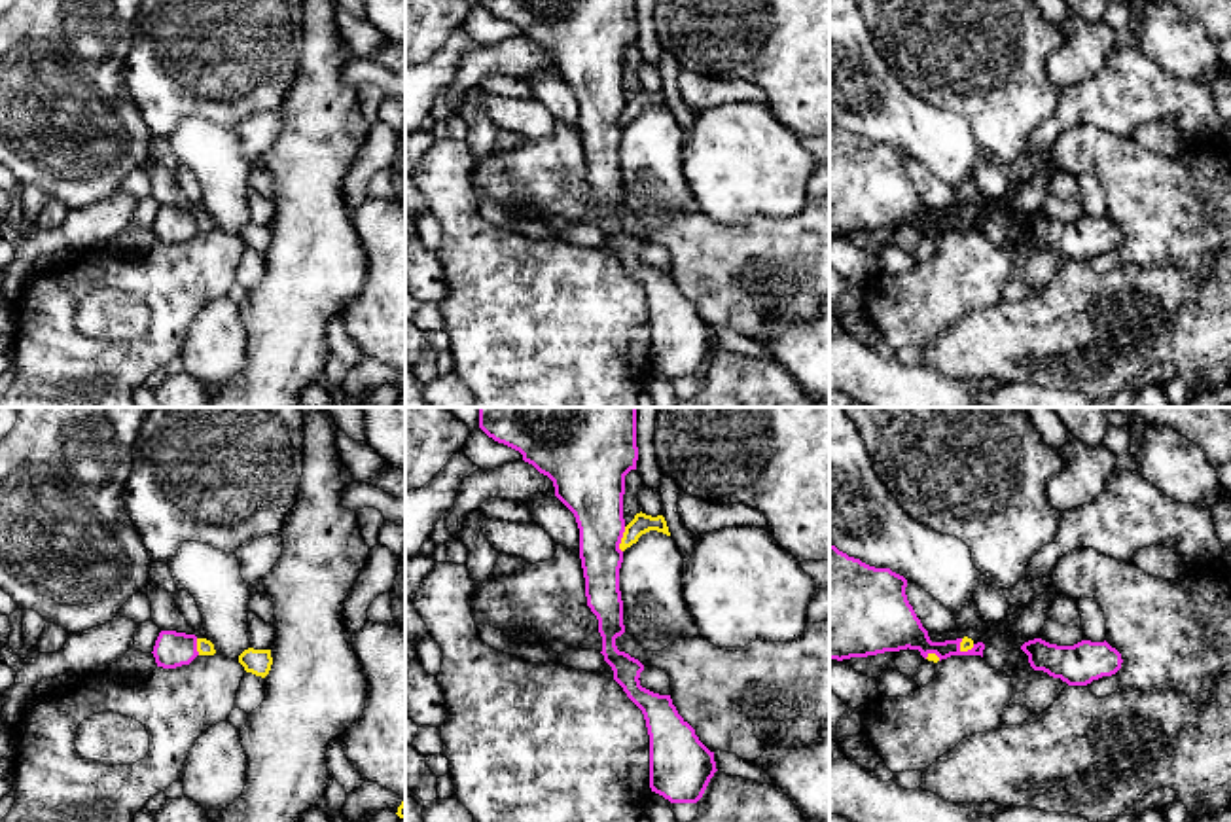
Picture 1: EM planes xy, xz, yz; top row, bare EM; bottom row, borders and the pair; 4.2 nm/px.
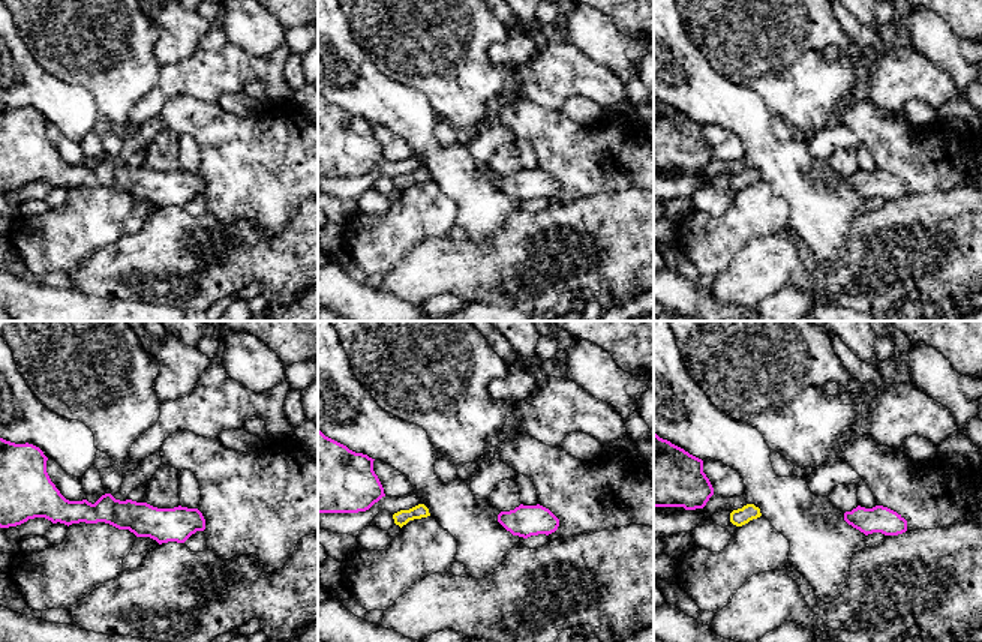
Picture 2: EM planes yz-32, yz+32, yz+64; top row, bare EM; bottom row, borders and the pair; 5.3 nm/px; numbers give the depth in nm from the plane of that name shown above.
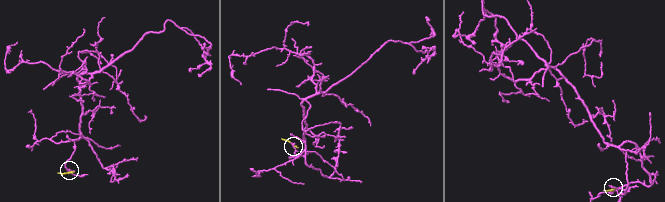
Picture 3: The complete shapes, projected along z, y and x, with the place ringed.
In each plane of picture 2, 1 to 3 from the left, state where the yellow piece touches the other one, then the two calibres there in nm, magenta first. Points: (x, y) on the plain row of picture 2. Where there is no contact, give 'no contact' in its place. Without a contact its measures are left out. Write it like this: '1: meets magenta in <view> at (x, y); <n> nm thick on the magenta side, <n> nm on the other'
1: no contact
2: no contact
3: no contact

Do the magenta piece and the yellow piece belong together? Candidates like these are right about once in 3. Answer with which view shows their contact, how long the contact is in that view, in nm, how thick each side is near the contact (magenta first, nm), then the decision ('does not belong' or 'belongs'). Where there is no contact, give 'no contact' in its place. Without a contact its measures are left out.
contact in xz; length 110 nm; calibres 260 and 90 nm; does not belong

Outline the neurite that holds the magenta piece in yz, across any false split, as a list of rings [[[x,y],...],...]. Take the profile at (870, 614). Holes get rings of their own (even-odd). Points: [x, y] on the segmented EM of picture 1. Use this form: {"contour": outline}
{"contour": [[[830,544],[830,661],[867,657],[884,652],[919,650],[936,653],[981,655],[977,642],[962,652],[960,642],[932,642],[905,595],[907,580],[890,568],[875,568]]]}

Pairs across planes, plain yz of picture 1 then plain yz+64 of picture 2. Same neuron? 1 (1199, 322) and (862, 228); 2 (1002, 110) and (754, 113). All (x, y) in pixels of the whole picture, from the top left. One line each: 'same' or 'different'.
1: same
2: different

